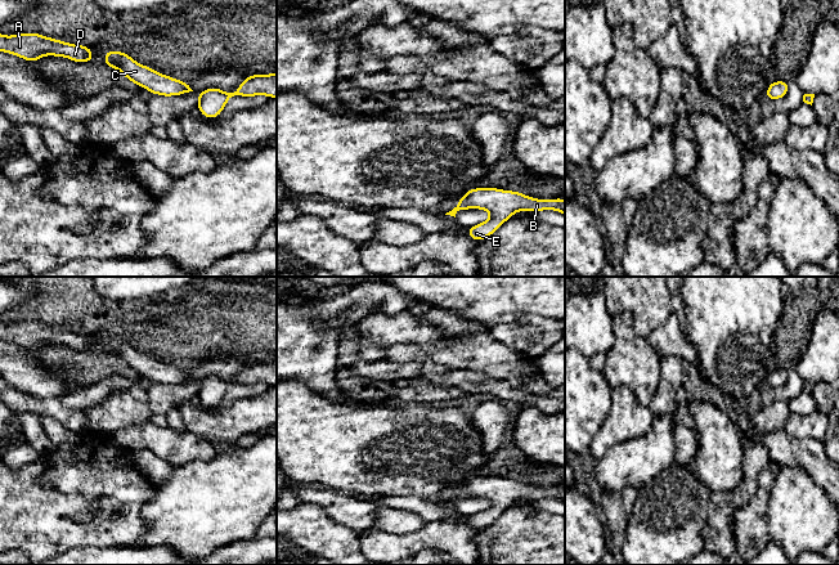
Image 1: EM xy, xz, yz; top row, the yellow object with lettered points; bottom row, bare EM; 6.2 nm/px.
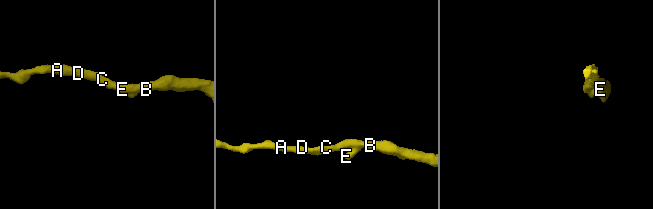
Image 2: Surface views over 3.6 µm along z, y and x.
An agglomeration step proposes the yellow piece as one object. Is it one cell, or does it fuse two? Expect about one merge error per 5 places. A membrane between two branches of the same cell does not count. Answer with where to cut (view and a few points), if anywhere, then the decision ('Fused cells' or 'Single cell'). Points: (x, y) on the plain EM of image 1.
No split. Single cell

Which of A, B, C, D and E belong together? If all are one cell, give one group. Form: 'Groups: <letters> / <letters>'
Groups: A B C D E

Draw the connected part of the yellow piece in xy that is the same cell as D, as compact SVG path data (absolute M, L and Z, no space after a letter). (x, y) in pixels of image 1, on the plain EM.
M0 322L0 340L14 342L24 349L36 350L41 345L64 345L73 350L90 350L94 341L85 333L73 333L62 328L32 322L15 322L5 324Z

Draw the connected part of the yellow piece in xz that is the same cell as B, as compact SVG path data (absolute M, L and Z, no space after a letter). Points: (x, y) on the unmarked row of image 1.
M472 476L458 489L457 494L447 501L456 506L461 498L480 497L490 501L490 506L479 514L467 517L467 523L476 530L490 525L504 510L519 499L531 501L555 498L565 503L565 488L538 488L521 480L503 479L499 476Z

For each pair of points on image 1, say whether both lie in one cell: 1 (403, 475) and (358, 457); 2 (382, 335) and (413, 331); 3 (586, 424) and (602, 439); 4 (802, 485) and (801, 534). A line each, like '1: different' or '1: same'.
1: same
2: same
3: different
4: same

